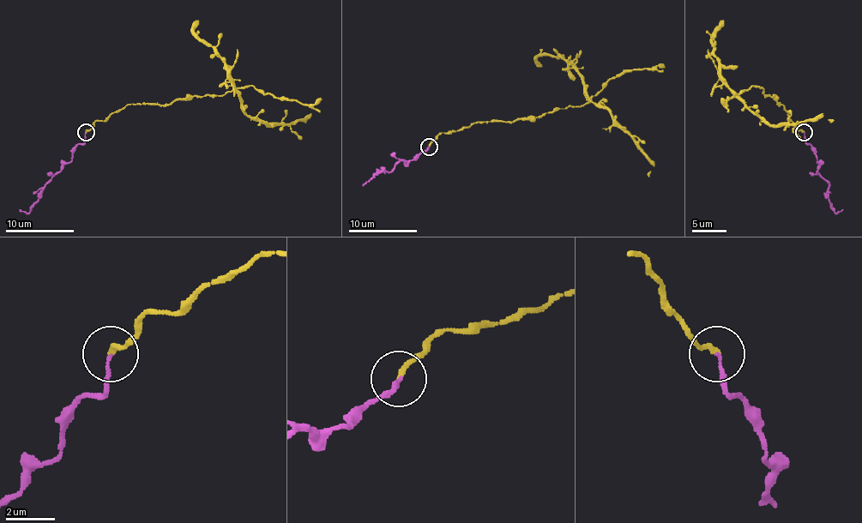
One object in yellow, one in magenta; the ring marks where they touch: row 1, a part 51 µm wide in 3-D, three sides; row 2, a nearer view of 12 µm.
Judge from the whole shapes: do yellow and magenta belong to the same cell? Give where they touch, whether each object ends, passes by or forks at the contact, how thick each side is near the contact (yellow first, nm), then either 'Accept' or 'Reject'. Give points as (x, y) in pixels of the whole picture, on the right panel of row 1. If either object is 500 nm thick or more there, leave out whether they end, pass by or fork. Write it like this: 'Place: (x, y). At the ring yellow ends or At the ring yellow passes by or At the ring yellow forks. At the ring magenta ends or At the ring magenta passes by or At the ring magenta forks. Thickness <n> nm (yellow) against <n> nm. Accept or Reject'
Place: (804, 132). At the ring yellow ends. At the ring magenta ends. Thickness 200 nm (yellow) against 130 nm. Accept

